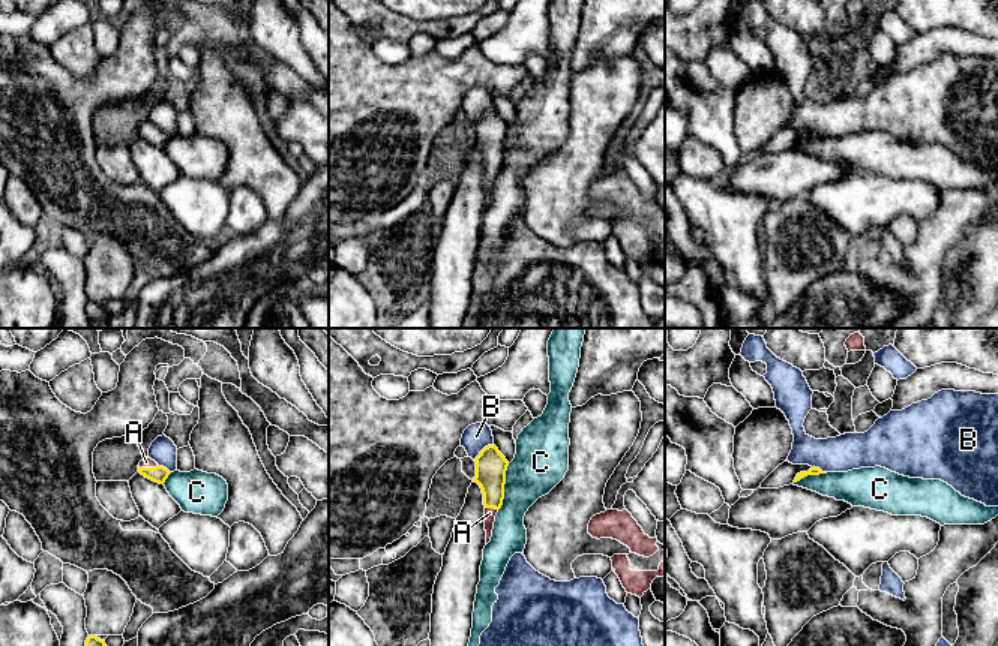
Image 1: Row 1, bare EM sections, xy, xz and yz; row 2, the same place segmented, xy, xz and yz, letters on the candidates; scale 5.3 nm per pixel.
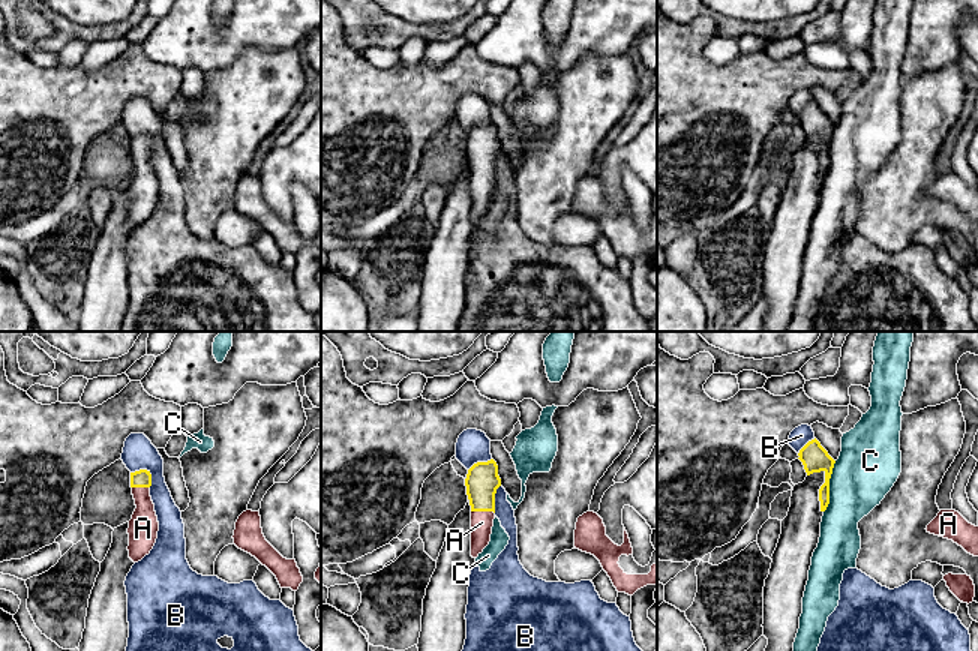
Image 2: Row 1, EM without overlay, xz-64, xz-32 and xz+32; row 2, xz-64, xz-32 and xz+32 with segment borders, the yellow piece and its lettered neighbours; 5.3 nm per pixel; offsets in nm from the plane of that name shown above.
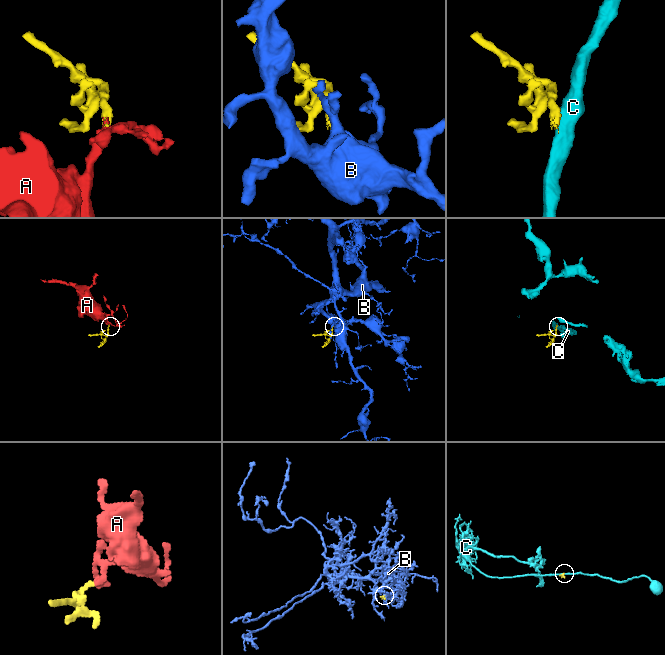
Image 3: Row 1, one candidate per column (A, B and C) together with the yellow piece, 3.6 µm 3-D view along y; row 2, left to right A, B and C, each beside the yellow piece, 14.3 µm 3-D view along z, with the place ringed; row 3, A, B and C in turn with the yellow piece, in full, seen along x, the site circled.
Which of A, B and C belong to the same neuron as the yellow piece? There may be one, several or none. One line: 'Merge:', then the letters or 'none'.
Merge: A

